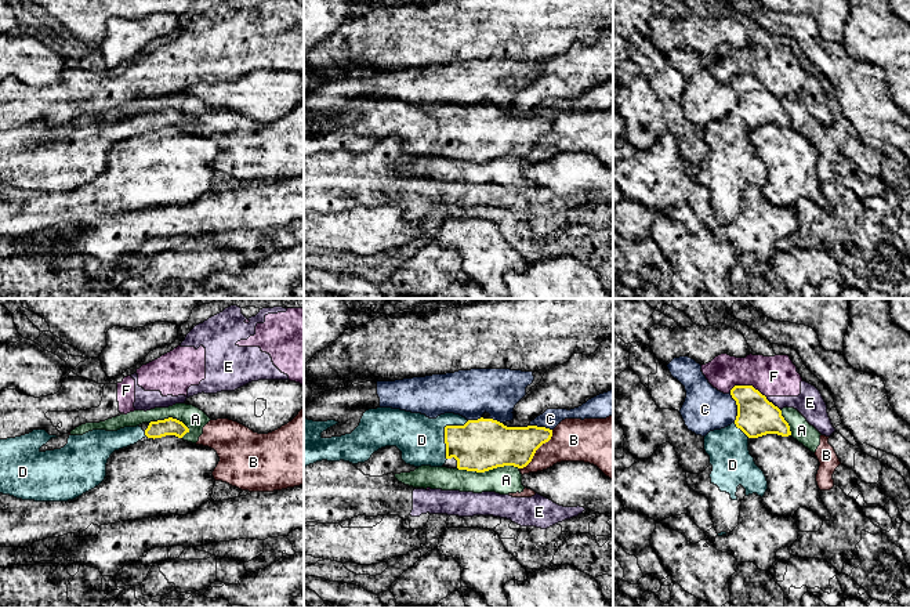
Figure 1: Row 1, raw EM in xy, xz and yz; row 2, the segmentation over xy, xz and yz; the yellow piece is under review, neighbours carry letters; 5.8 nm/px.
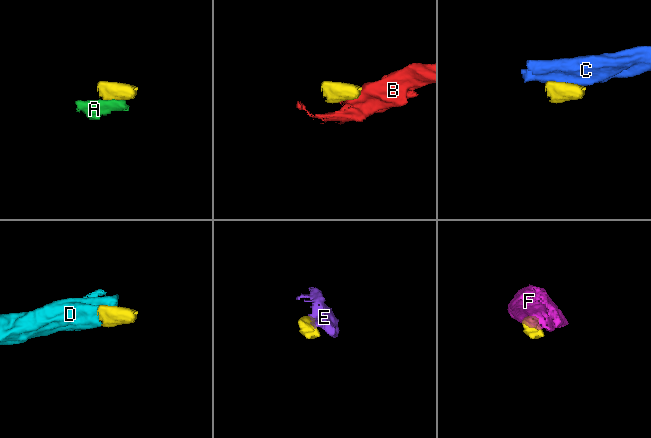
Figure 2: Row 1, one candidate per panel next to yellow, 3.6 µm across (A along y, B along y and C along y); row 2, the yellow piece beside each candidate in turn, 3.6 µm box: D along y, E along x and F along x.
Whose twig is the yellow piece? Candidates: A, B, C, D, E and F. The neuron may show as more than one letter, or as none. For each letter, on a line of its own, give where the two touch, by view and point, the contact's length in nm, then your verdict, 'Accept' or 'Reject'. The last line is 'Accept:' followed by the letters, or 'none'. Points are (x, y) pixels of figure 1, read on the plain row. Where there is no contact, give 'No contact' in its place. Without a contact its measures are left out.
A: Touches yellow at xz (488, 160). Shared border 360 nm. Reject
B: Touches yellow at xz (536, 140). Shared border 300 nm. Reject
C: Touches yellow at yz (738, 98). Shared border 180 nm. Reject
D: Touches yellow at xz (445, 122). Shared border 260 nm. Accept
E: Touches yellow at yz (771, 93). Shared border 110 nm. Reject
F: Touches yellow at yz (749, 76). Shared border 220 nm. Reject
Accept: D

